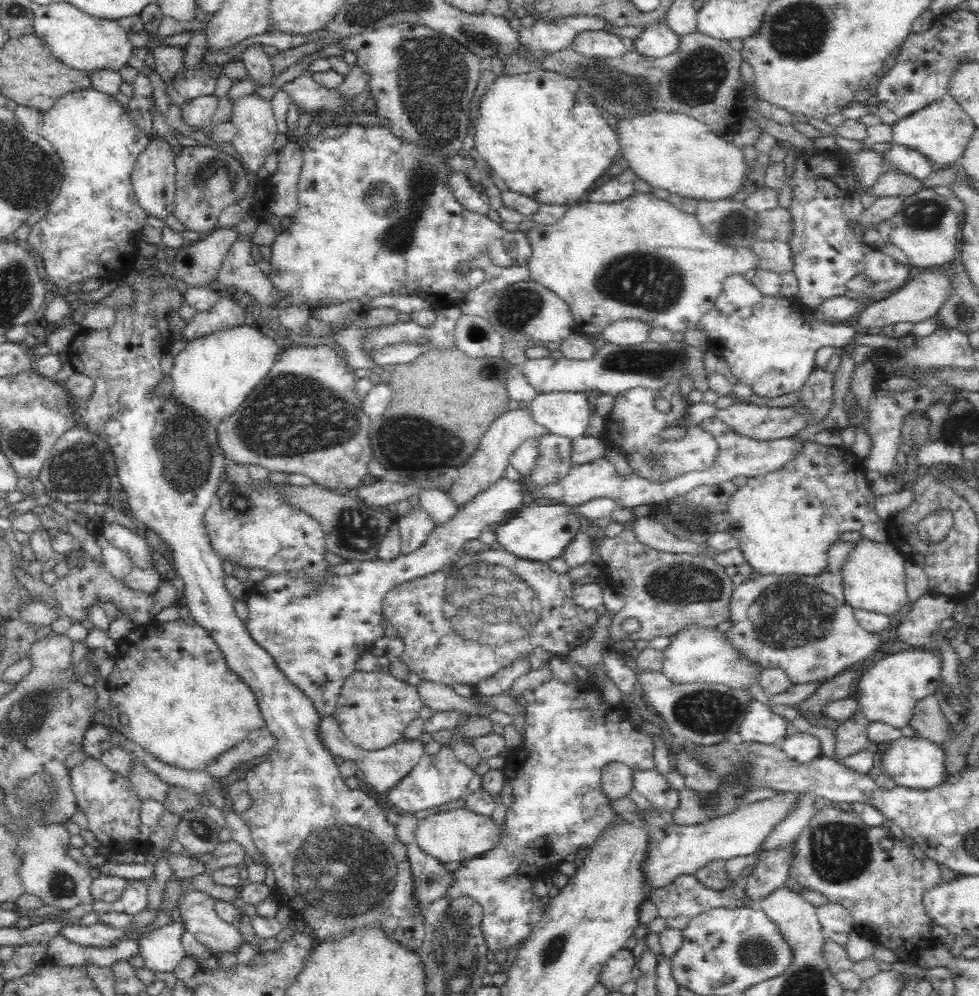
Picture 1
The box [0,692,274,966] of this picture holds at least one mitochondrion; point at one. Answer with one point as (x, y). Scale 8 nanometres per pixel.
(40, 790)

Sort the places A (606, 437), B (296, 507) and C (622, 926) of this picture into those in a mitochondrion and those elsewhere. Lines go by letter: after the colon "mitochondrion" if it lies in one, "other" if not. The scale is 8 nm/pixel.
A: other
B: other
C: other

